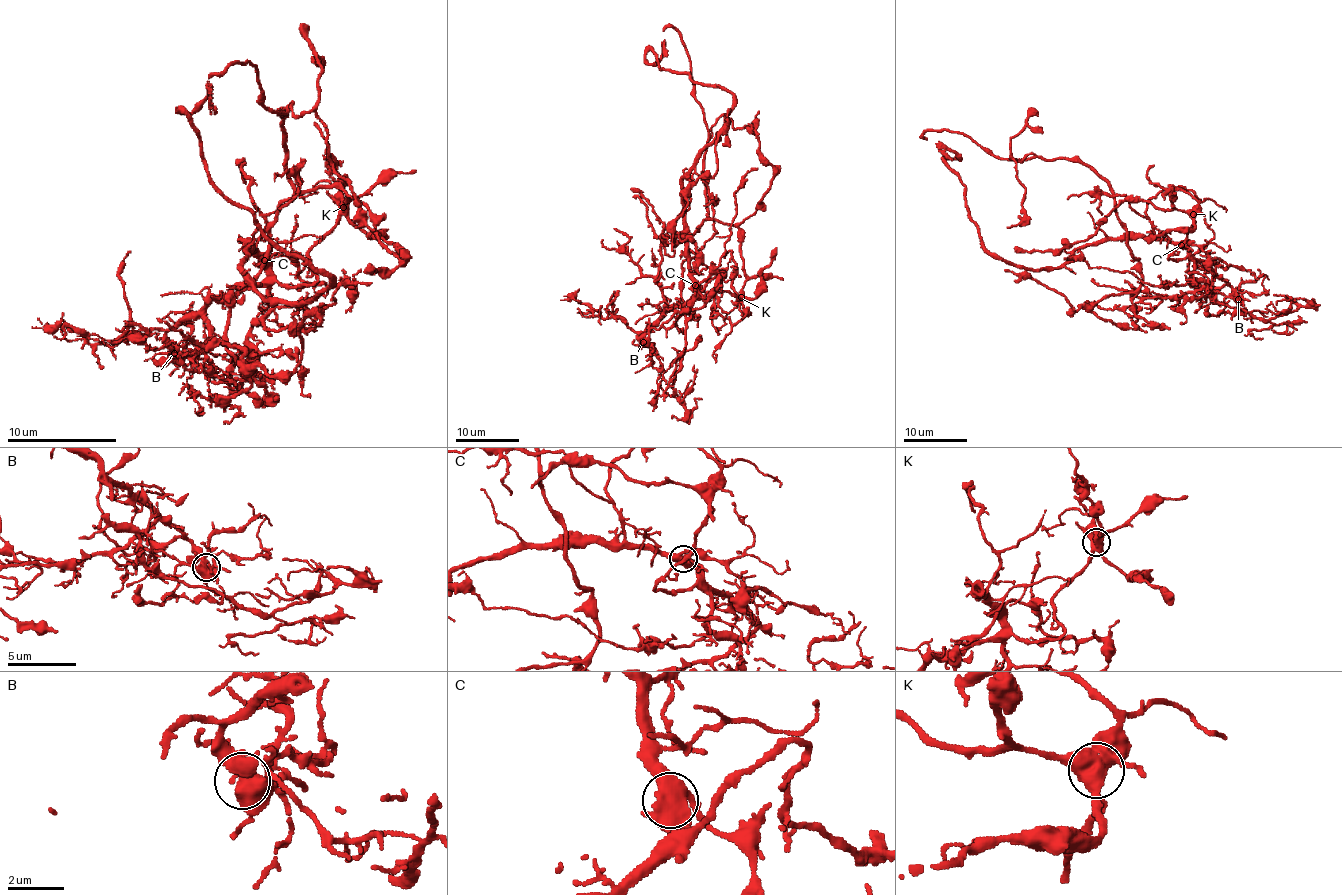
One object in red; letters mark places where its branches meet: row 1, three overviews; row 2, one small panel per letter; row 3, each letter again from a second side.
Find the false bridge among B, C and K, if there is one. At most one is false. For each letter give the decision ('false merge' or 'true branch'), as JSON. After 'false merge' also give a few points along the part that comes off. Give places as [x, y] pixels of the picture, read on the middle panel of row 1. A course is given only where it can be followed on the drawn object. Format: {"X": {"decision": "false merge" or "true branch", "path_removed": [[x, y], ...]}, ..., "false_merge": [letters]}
{"B": {"decision": "true branch"}, "C": {"decision": "true branch"}, "K": {"decision": "true branch"}, "false_merge": []}

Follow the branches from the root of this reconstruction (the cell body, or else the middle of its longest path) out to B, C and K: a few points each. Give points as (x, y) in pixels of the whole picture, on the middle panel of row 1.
B: (685, 218), (689, 271), (692, 288), (697, 293), (682, 304), (668, 307), (641, 331), (638, 336), (643, 342)
C: (685, 218), (689, 271), (695, 285)
K: (685, 218), (692, 279), (708, 293), (717, 287), (741, 298)

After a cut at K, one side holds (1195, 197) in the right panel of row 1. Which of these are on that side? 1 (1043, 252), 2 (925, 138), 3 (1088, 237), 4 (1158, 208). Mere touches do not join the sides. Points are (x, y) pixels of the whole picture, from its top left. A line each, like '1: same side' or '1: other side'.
1: other side
2: other side
3: other side
4: other side

